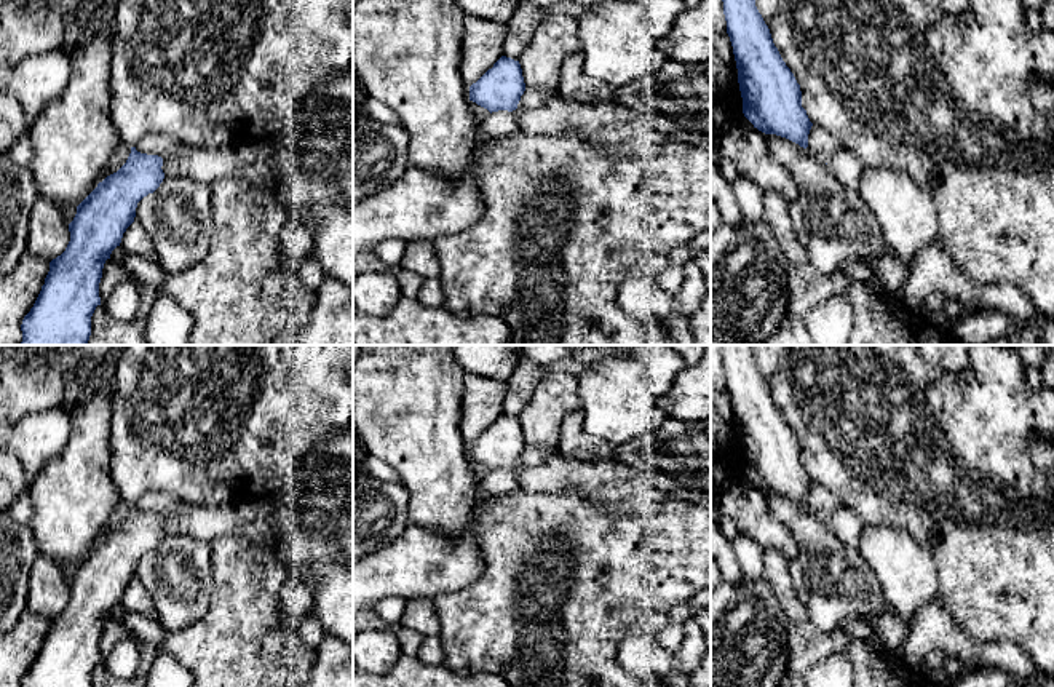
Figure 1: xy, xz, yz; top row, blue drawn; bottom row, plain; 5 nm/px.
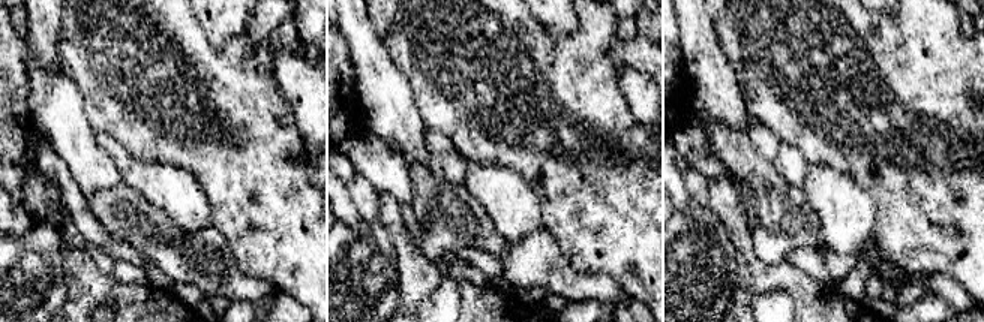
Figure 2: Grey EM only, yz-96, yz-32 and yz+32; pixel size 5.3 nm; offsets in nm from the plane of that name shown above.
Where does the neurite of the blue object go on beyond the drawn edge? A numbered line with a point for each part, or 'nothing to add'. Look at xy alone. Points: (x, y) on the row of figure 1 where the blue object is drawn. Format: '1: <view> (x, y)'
1: xy (253, 163)

